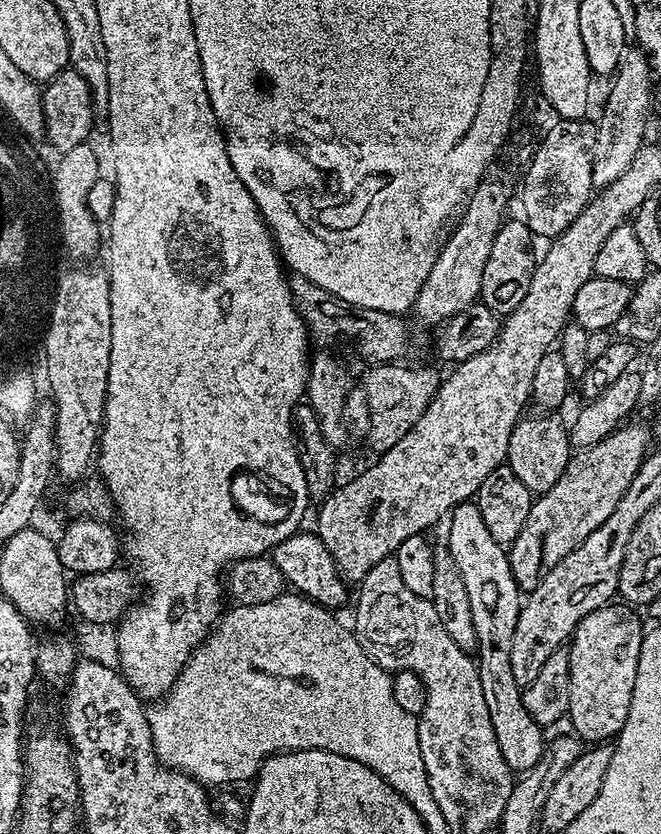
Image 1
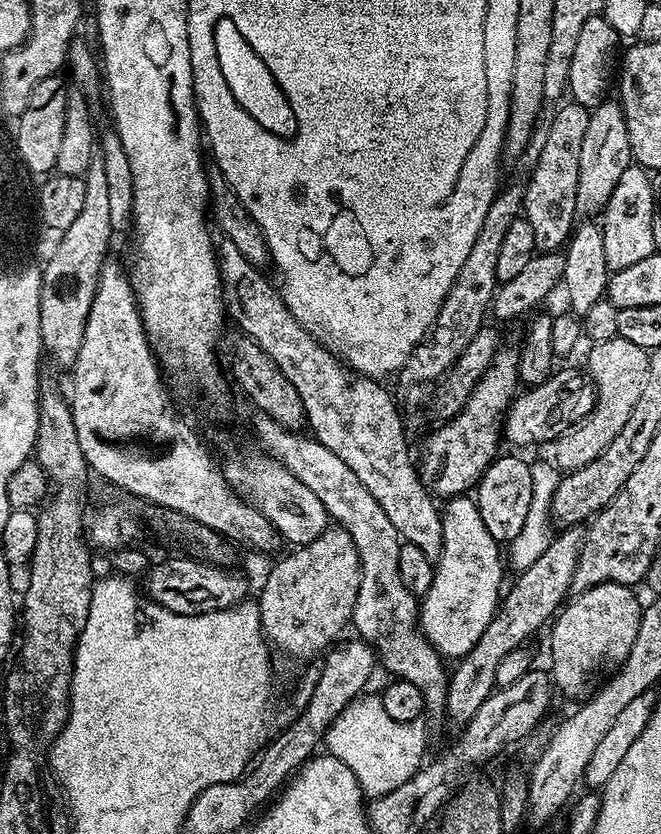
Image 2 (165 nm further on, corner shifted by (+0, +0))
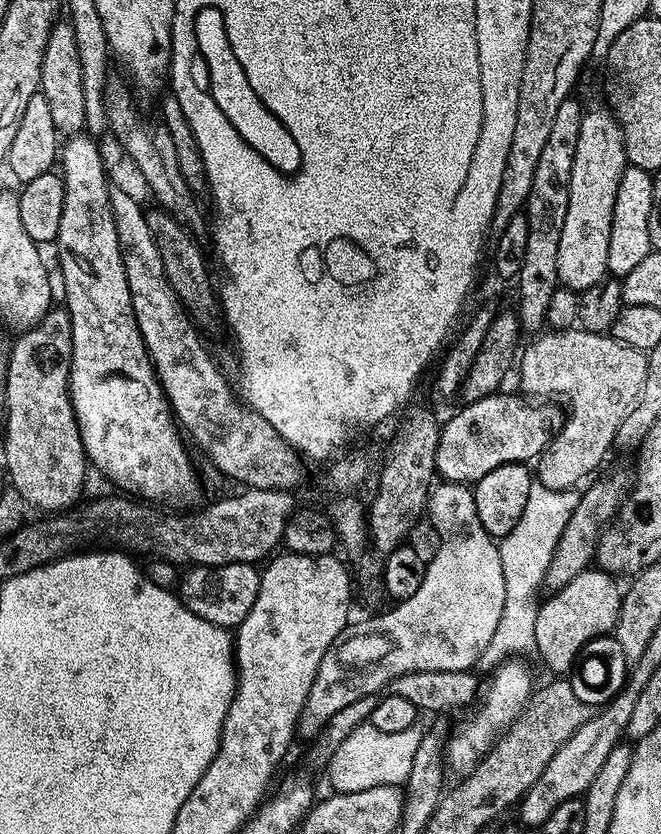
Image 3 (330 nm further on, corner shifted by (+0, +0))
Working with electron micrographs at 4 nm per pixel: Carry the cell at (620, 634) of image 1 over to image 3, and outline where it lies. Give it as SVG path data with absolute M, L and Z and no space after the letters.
M589 570L578 574L574 582L555 589L552 597L537 610L536 649L552 674L571 673L577 656L592 639L609 635L615 629L620 613L621 585L616 585L611 575L603 570Z

